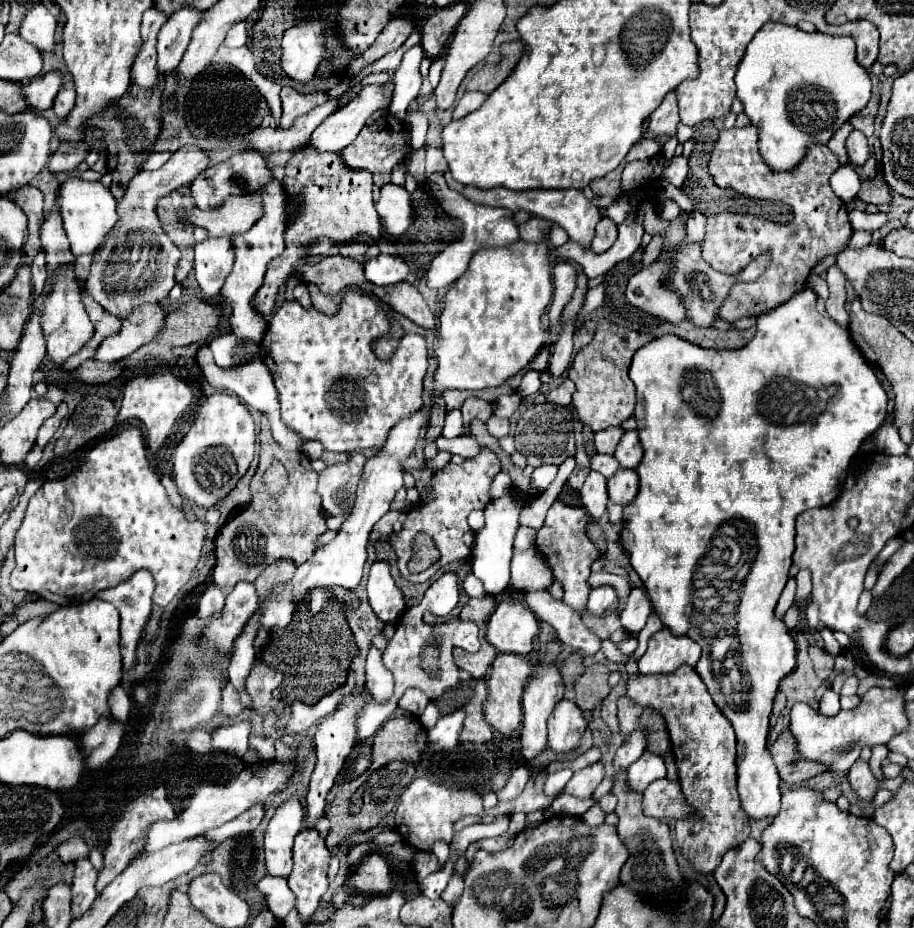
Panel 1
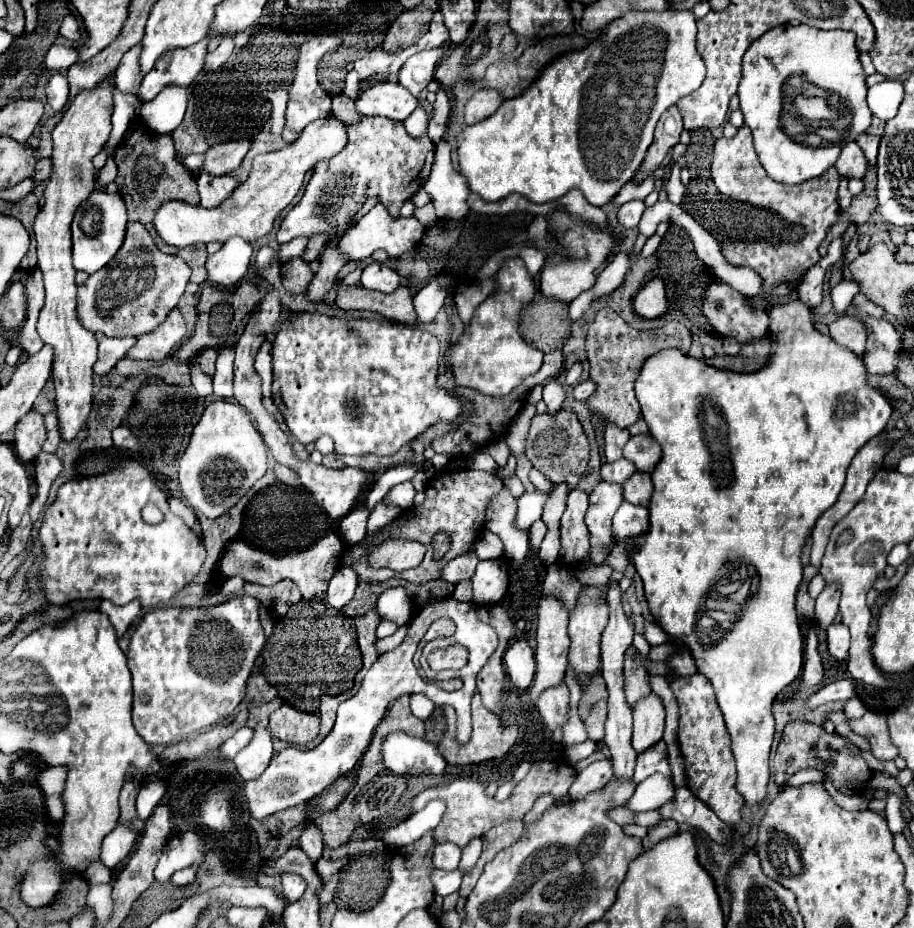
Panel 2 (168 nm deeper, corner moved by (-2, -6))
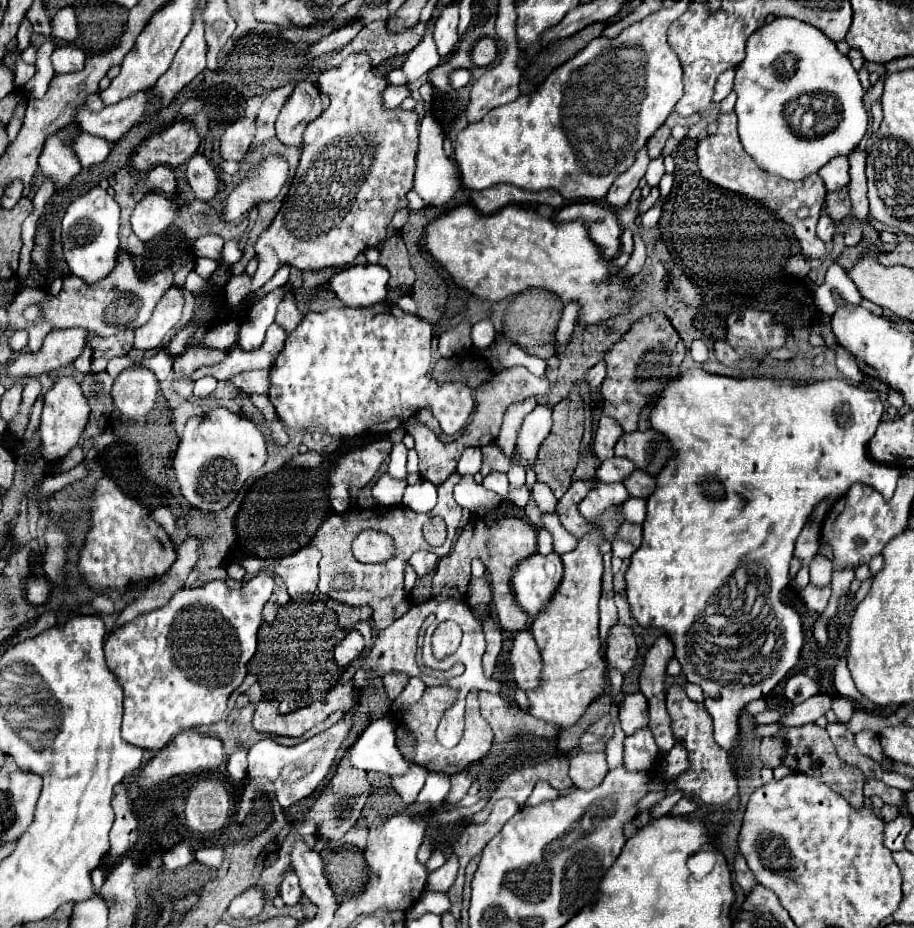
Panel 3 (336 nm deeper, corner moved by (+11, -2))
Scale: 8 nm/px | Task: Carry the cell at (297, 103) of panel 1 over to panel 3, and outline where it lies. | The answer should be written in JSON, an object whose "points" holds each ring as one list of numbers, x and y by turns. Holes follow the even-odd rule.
{"points":[[301,81,277,117,277,123,275,123,277,139,283,145,299,147,305,127,313,119,317,119,321,111,323,107,319,97,319,87,315,83]]}

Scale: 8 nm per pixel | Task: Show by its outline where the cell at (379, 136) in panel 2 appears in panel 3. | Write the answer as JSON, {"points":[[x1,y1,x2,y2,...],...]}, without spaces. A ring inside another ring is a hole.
{"points":[[351,53,339,67,321,73,321,77,319,77,319,91,327,93,329,99,333,101,333,105,331,105,331,109,327,107,321,113,319,119,315,119,315,121,311,121,311,125,307,125,307,129,303,133,303,149,301,149,299,167,297,167,297,173,293,177,293,183,289,187,289,193,287,193,287,197,283,201,281,213,277,213,275,221,271,223,271,227,261,235,261,239,255,245,255,251,257,251,257,257,259,257,259,269,257,269,255,275,257,275,259,287,263,283,267,283,275,275,275,271,281,269,283,265,295,267,299,271,313,271,313,269,323,269,323,267,331,267,331,265,351,265,353,259,357,257,357,253,361,253,361,251,365,251,369,247,379,247,381,241,385,241,387,227,389,227,395,211,407,207,407,193,413,187,415,155,417,155,417,145,419,145,419,129,417,129,419,115,415,111,403,111,401,107,399,109,383,109,381,101,383,101,383,89,387,89,387,85,389,85,389,81,385,77,379,77,379,75,373,73,373,63,367,57,367,53]]}

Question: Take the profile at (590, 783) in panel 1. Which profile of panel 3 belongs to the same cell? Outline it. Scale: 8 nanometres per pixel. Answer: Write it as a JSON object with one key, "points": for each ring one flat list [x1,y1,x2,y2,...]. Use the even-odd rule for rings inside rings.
{"points":[[579,751,571,757,569,777,577,789,597,787,607,775,609,767,605,761,605,753,587,753]]}

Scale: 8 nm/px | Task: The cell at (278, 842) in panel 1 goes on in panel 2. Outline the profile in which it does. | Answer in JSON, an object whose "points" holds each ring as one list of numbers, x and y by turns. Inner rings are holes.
{"points":[[280,873,280,881,282,881,282,889,284,889,284,897,288,901,294,901,298,899,304,889,306,889,306,883,300,875,294,875,294,873]]}

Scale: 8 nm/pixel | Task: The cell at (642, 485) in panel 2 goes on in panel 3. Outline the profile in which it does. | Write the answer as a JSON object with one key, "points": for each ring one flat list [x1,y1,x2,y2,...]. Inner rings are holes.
{"points":[[637,469,623,481,623,485,627,485,627,491,631,493,631,497,647,499,655,491,655,477]]}

